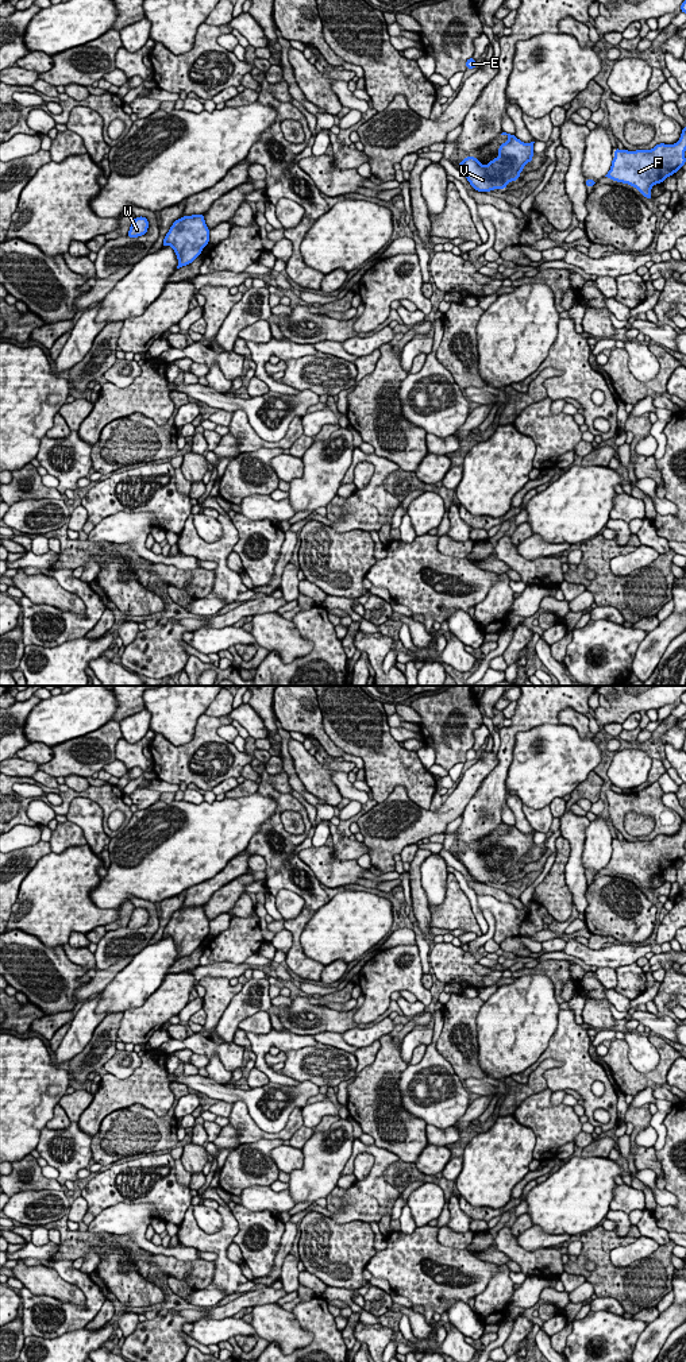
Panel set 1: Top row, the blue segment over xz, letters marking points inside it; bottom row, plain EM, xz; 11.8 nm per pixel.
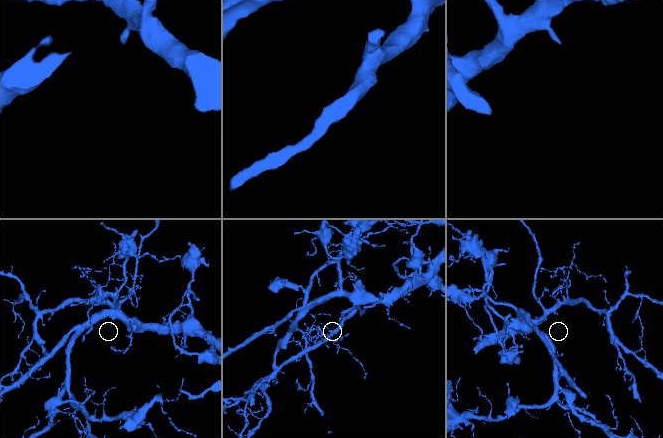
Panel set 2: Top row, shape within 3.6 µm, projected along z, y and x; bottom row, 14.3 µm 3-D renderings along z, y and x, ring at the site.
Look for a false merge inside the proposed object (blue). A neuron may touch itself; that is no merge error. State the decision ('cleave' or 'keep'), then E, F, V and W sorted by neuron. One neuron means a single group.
keep; E F V W

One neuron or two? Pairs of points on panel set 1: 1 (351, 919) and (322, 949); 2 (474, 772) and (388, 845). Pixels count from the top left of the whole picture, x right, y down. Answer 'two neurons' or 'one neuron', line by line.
1: one neuron
2: one neuron

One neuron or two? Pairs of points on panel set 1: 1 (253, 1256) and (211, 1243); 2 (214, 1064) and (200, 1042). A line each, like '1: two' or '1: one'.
1: two
2: two

